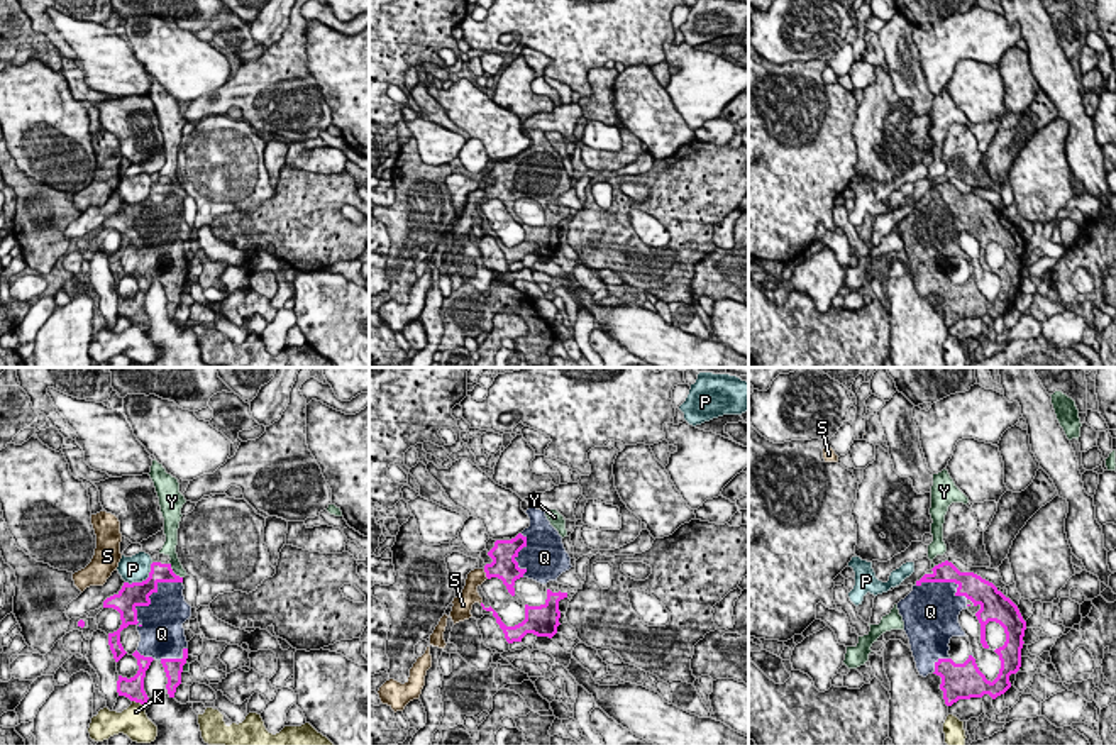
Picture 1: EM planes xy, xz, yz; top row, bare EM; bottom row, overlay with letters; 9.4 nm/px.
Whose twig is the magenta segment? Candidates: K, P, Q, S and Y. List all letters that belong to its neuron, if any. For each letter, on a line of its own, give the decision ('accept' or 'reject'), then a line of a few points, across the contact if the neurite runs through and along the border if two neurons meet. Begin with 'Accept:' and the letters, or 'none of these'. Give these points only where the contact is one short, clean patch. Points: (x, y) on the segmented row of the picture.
Accept: Q
K: reject; line xy (132, 700), (144, 706)
P: reject
Q: accept
S: reject; line xz (483, 569), (488, 578)
Y: reject

